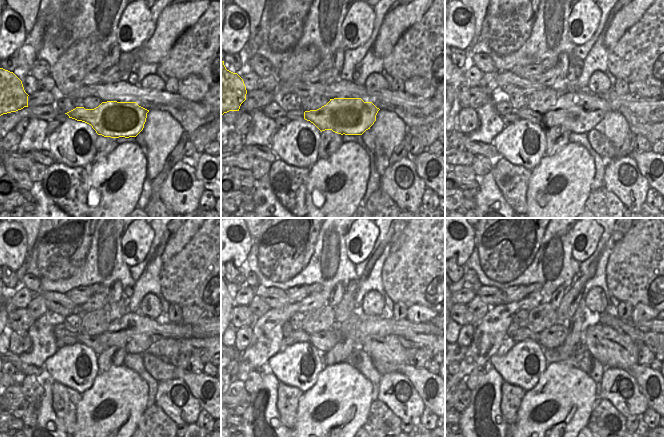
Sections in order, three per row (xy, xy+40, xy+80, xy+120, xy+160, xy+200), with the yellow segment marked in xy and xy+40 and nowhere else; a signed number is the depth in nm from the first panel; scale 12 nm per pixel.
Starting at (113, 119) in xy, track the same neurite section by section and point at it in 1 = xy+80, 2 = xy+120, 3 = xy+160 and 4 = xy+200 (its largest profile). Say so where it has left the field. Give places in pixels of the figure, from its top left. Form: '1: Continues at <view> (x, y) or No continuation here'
1: Continues at xy+80 (579, 112)
2: Continues at xy+120 (134, 332)
3: Continues at xy+160 (364, 325)
4: Continues at xy+200 (646, 326).

